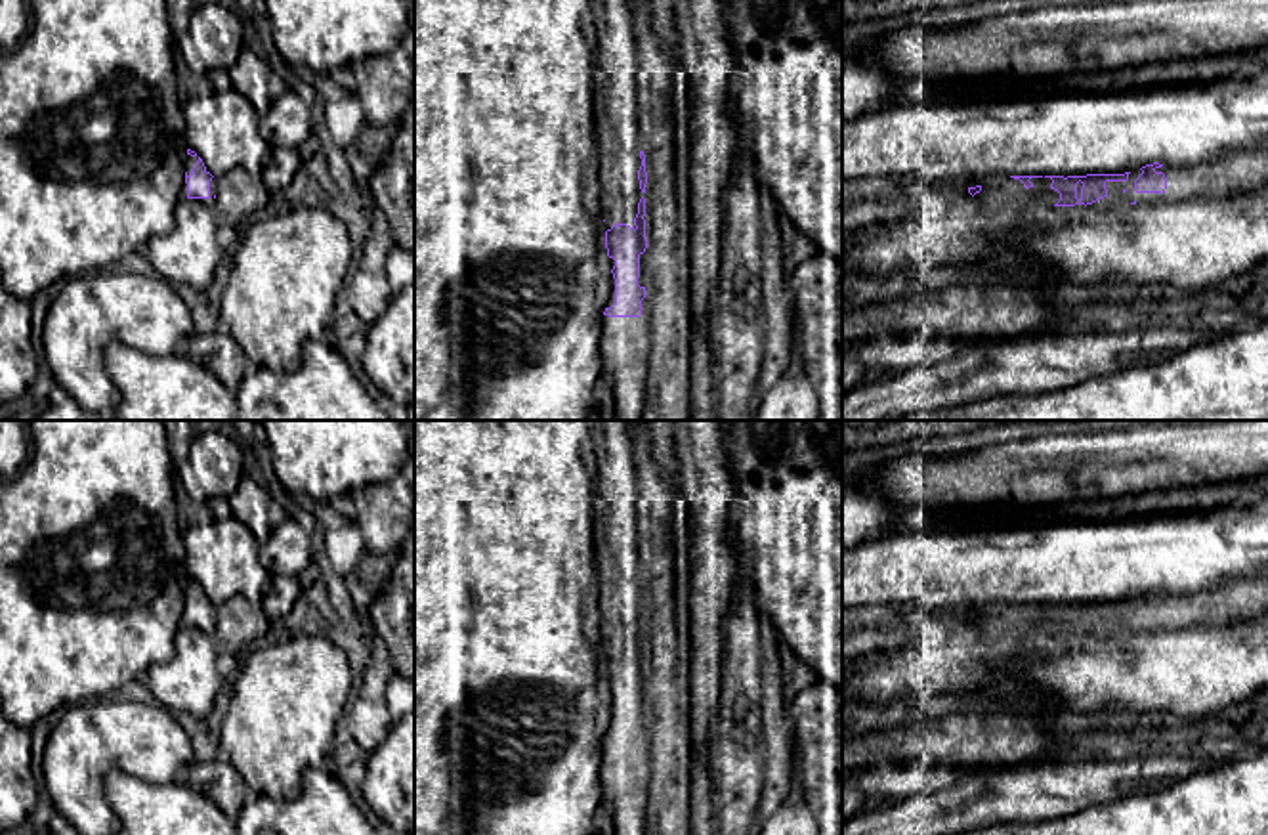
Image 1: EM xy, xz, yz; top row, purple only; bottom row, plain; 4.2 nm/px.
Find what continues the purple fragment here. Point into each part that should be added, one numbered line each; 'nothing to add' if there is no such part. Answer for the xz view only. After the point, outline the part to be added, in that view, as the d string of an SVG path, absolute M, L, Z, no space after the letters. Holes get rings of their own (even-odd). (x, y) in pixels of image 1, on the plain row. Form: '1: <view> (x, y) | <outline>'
1: xz (619, 572) | M590 420L590 432L598 470L602 644L605 659L615 652L636 657L644 621L638 608L642 571L632 436L628 420Z
2: xz (625, 770) | M647 726L642 728L640 745L602 745L602 810L613 822L615 835L645 835L647 824L647 789L651 783L651 741Z

